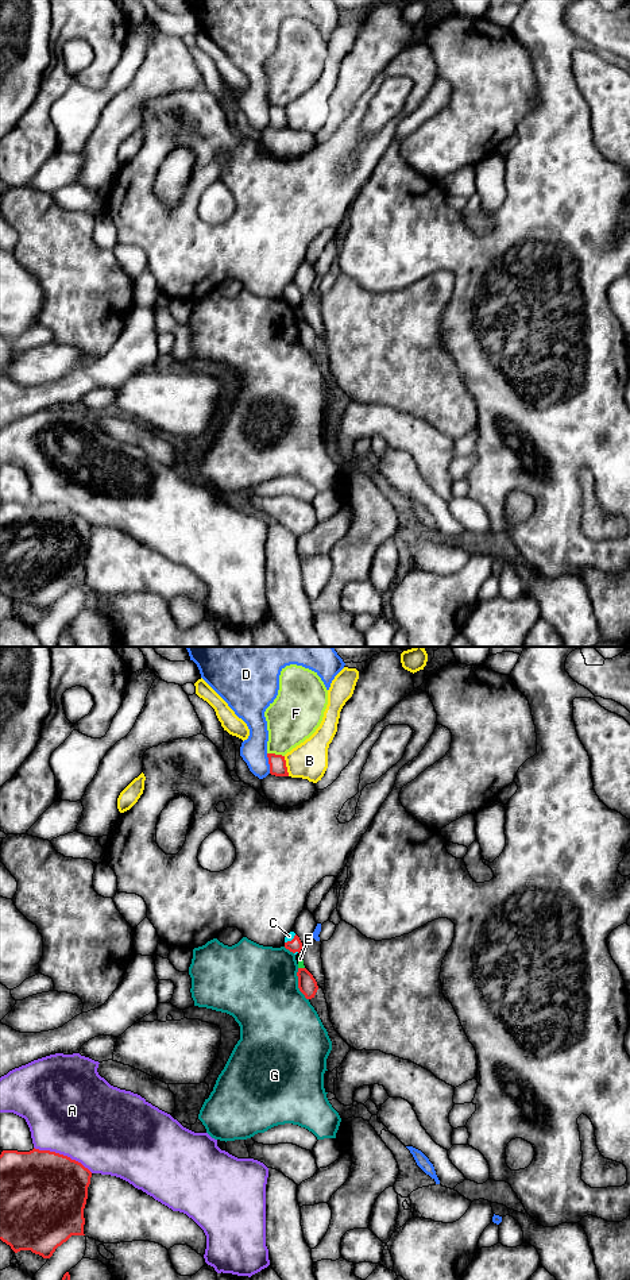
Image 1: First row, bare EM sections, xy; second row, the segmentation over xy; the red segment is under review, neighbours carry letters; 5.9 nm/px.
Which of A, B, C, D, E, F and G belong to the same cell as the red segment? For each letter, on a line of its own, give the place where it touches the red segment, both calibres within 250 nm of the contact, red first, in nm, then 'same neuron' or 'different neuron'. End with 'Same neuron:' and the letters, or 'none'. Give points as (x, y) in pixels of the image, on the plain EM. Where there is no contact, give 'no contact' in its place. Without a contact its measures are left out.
A: meets red in xy at (62, 507); 500 nm thick on the red side, 500 nm on the other; different neuron
B: meets red in xy at (285, 118); 100 nm thick on the red side, 220 nm on the other; different neuron
C: meets red in xy at (292, 292); 80 nm thick on the red side, 50 nm on the other; same neuron
D: meets red in xy at (269, 115); 100 nm thick on the red side, 160 nm on the other; different neuron
E: meets red in xy at (301, 320); 110 nm thick on the red side, 30 nm on the other; different neuron
F: meets red in xy at (274, 105); 100 nm thick on the red side, 300 nm on the other; different neuron
G: meets red in xy at (298, 336); 110 nm thick on the red side, 480 nm on the other; different neuron
Same neuron: C

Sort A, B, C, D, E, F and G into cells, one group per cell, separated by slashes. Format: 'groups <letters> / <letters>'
groups A / B / C / D / E / F / G

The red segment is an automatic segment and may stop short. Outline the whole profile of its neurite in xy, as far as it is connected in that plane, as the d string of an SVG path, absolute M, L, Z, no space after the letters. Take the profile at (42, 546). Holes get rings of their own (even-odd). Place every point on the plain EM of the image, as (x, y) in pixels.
M32 501L0 506L0 591L18 605L31 602L50 610L71 587L84 586L84 560L92 524L67 508Z

